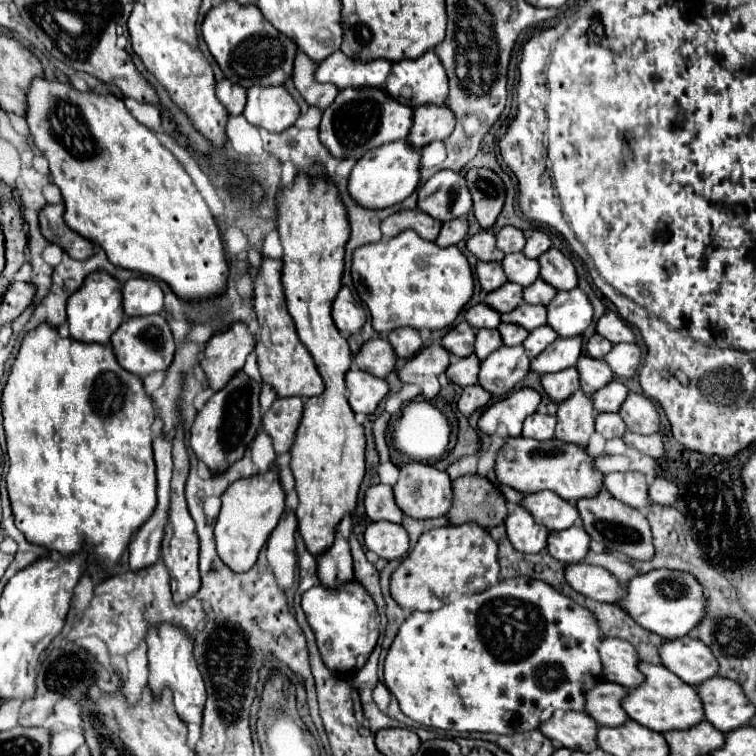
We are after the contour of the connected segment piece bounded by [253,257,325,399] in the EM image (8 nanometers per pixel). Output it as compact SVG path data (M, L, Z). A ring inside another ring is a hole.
M263 257L263 269L253 281L255 289L255 313L257 313L257 331L255 331L255 353L259 359L259 373L261 381L265 385L271 385L279 397L297 395L303 399L315 397L323 393L323 379L317 371L317 365L313 363L313 357L309 355L307 347L301 343L295 331L293 317L287 311L283 285L281 285L281 261Z

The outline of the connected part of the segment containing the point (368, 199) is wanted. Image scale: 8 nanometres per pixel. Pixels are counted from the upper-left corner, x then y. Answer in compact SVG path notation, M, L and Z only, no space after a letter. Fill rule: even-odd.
M393 141L391 145L383 145L383 149L371 149L365 153L349 175L349 193L351 197L367 207L367 209L383 209L395 203L405 201L419 185L421 179L421 153L411 149L407 141Z

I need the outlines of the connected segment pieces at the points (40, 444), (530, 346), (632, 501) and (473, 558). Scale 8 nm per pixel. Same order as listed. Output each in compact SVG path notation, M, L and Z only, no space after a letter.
M43 323L39 329L29 331L23 337L23 343L19 347L19 353L11 365L11 373L7 377L7 385L1 391L1 409L3 409L3 429L5 429L5 441L7 441L7 457L9 457L9 471L5 477L9 501L13 507L13 517L17 529L25 533L25 537L37 545L43 545L51 551L57 551L61 555L77 553L83 547L89 549L93 557L99 559L101 567L113 569L119 561L121 553L127 549L131 535L147 521L157 505L157 481L155 481L155 461L153 461L153 449L151 449L151 425L155 421L151 397L143 389L143 381L127 373L115 359L113 349L109 345L101 343L79 343L71 337L61 337L57 329L51 329L51 325Z
M543 325L539 329L533 329L529 337L523 341L523 349L529 359L535 359L545 347L549 347L557 339L557 333L549 329L549 325Z
M637 471L609 473L603 477L603 485L615 499L635 509L647 509L651 503L647 495L647 481L643 473L637 473Z
M463 523L463 525L445 525L439 529L431 529L423 533L417 545L409 551L409 555L401 561L401 565L391 575L391 597L393 601L407 611L435 611L463 593L479 593L499 581L499 561L497 561L497 545L489 537L485 529L477 523Z

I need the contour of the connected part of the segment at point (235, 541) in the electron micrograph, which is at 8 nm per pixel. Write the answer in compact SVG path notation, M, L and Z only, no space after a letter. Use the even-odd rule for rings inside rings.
M275 463L271 469L257 473L247 479L239 479L227 487L221 501L221 513L215 525L215 541L217 553L221 561L233 571L249 571L251 565L257 561L257 555L265 541L269 539L271 531L277 527L283 509L285 509L285 491L281 485L279 465Z

